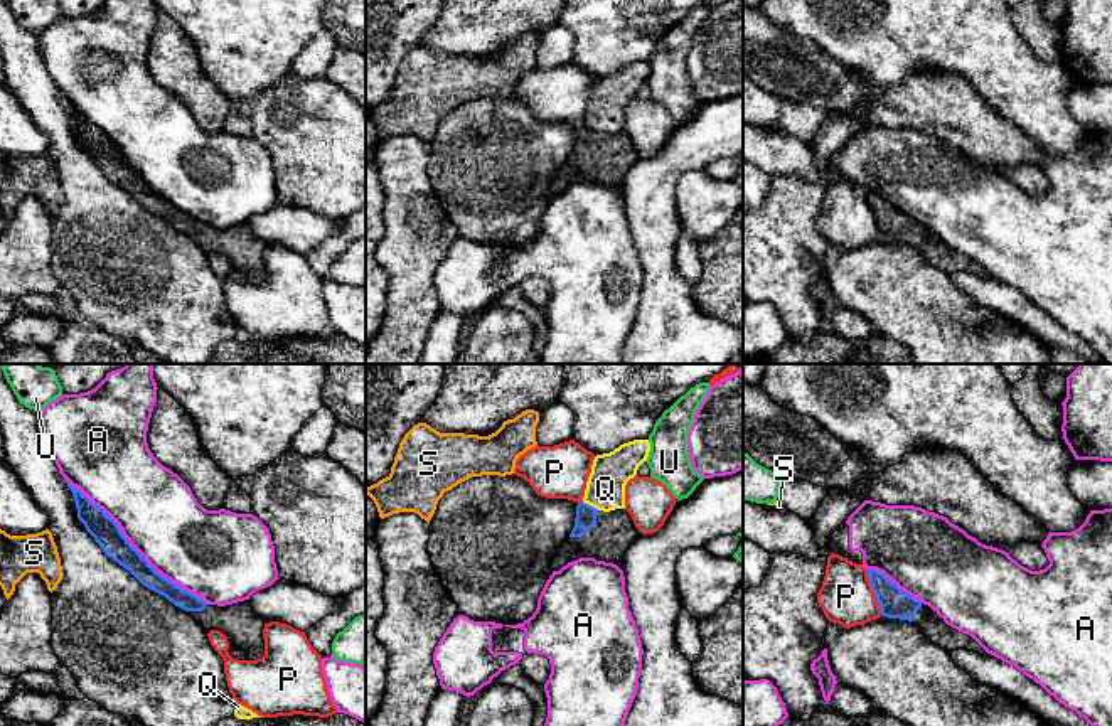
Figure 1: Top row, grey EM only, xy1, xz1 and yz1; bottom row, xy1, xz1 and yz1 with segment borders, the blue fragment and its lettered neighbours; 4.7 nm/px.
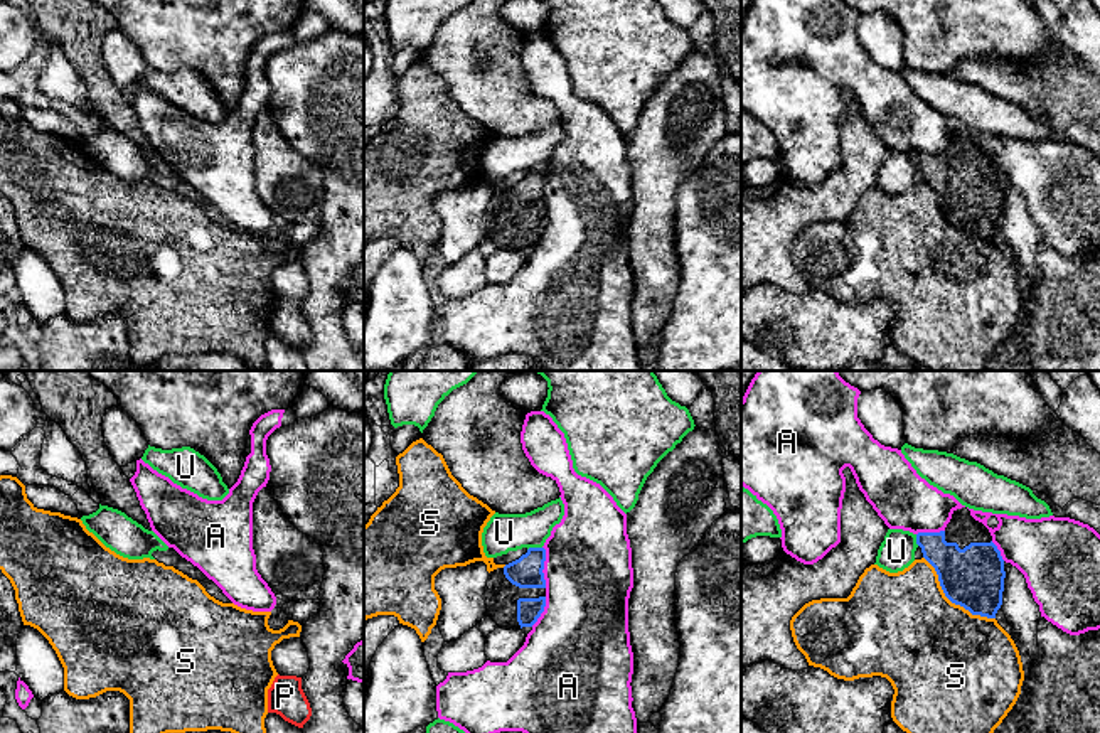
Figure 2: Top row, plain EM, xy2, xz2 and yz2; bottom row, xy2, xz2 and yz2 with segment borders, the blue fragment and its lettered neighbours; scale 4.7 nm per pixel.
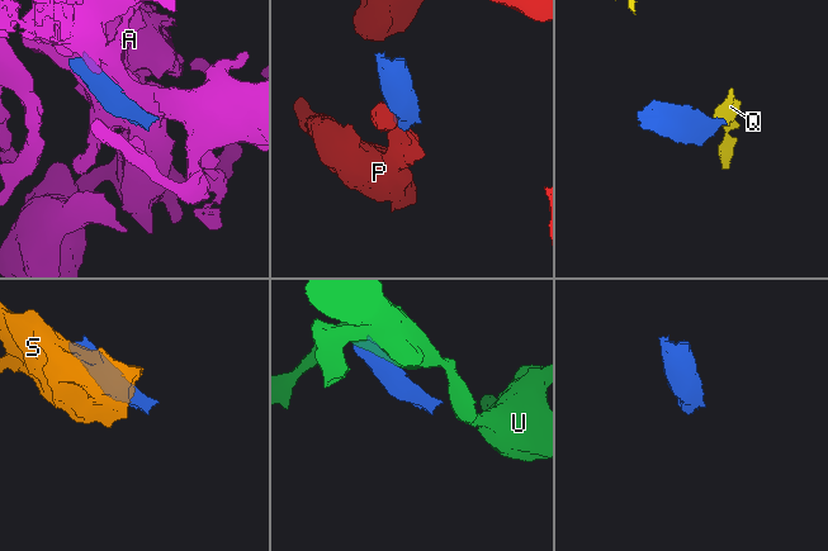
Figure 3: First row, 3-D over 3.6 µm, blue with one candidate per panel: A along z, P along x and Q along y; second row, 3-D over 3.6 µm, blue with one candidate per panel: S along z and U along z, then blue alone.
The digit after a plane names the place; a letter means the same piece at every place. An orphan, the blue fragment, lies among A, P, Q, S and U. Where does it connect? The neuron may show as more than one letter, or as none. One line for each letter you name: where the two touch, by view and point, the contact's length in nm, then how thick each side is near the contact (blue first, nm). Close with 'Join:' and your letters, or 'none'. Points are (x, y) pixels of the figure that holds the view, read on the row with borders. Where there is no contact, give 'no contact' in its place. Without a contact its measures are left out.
Join: none

